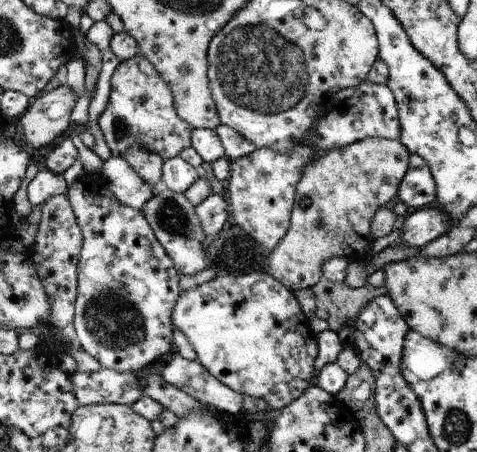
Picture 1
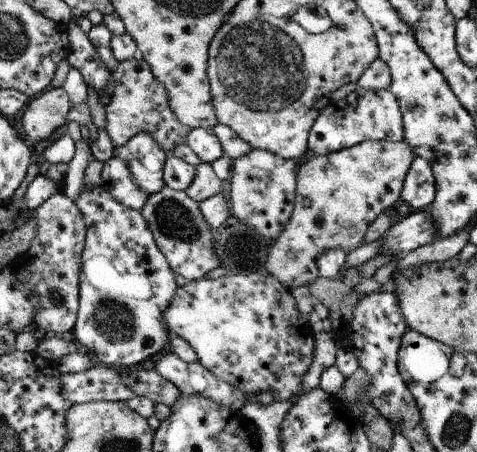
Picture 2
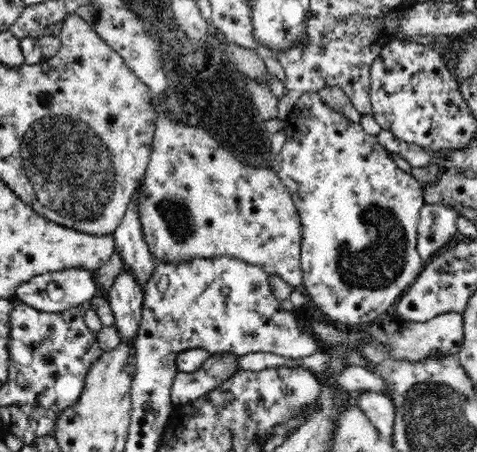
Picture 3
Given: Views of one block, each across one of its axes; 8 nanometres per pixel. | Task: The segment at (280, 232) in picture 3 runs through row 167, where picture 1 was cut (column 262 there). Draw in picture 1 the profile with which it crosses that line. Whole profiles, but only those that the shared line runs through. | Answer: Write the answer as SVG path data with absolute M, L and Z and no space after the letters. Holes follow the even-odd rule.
M305 140L305 144L301 144L301 148L297 148L297 152L291 154L279 154L269 148L257 148L249 156L243 156L231 164L229 184L227 184L227 192L229 192L227 210L233 222L261 244L265 256L281 242L281 238L289 230L291 212L293 212L291 204L295 204L293 190L297 190L295 182L301 180L305 170L303 166L309 164L311 152L313 150Z

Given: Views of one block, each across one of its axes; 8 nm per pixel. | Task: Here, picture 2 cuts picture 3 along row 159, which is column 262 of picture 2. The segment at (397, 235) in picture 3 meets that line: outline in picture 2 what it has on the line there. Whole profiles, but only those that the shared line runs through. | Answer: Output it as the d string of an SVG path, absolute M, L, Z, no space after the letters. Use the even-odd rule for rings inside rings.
M249 274L249 276L223 276L223 278L203 278L197 282L187 282L177 290L171 298L167 310L163 312L165 326L173 332L173 336L183 338L193 352L197 354L197 362L211 370L217 378L237 386L243 394L275 394L273 402L289 402L299 394L303 376L311 368L311 346L295 340L299 310L291 292L271 274Z

